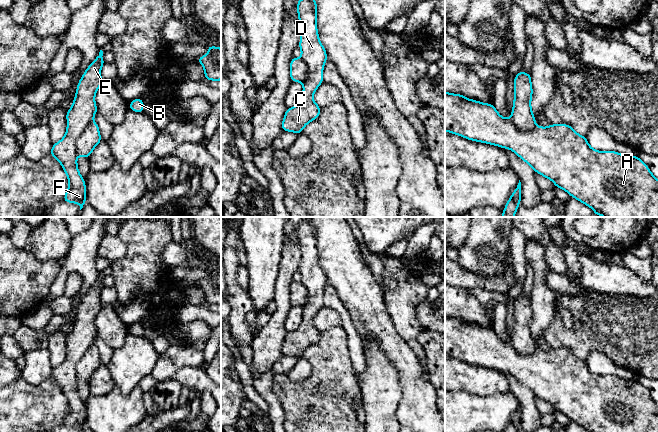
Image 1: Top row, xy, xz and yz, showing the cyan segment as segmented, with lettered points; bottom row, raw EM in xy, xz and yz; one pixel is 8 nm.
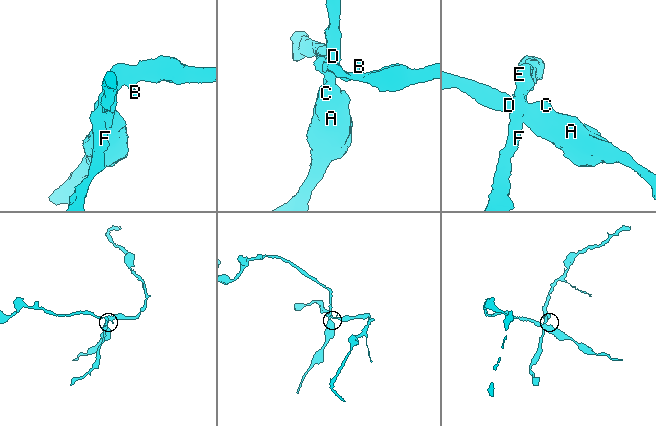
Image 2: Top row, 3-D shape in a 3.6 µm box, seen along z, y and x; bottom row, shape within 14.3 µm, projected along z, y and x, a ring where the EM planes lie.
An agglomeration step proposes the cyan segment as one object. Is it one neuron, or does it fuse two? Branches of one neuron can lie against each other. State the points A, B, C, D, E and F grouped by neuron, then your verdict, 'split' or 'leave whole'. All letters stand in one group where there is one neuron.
A C D / B E F | split

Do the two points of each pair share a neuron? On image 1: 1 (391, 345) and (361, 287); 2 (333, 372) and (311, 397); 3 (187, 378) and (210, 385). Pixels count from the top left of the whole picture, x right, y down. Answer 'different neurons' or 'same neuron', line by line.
1: same neuron
2: same neuron
3: same neuron

